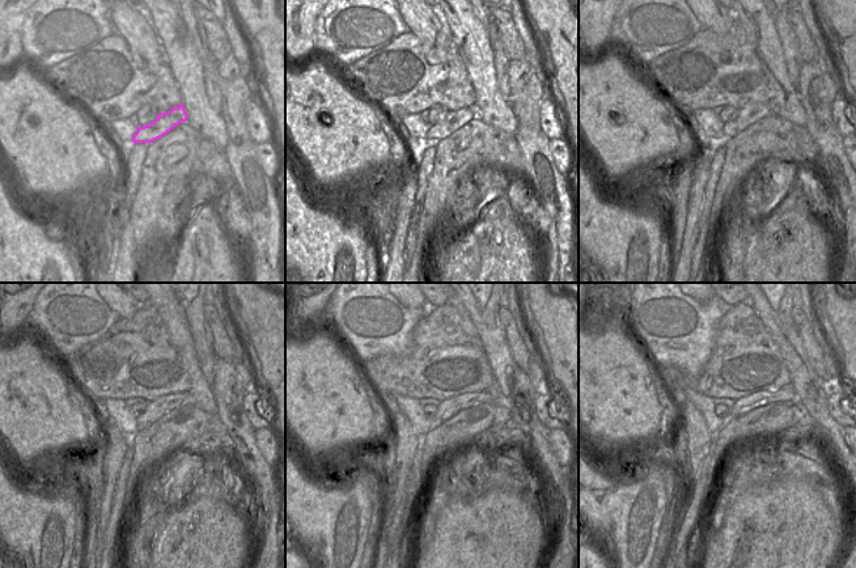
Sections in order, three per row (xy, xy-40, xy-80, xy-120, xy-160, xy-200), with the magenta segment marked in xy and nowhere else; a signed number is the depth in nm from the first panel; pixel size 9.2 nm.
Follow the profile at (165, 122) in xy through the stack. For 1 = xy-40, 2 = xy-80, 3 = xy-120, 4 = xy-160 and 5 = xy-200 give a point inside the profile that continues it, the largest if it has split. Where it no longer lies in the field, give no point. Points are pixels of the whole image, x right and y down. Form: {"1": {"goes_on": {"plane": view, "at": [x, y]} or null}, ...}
{"1": {"goes_on": {"plane": "xy-40", "at": [456, 119]}}, "2": {"goes_on": {"plane": "xy-80", "at": [748, 115]}}, "3": {"goes_on": {"plane": "xy-120", "at": [160, 406]}}, "4": {"goes_on": {"plane": "xy-160", "at": [448, 408]}}, "5": {"goes_on": {"plane": "xy-200", "at": [744, 405]}}}

